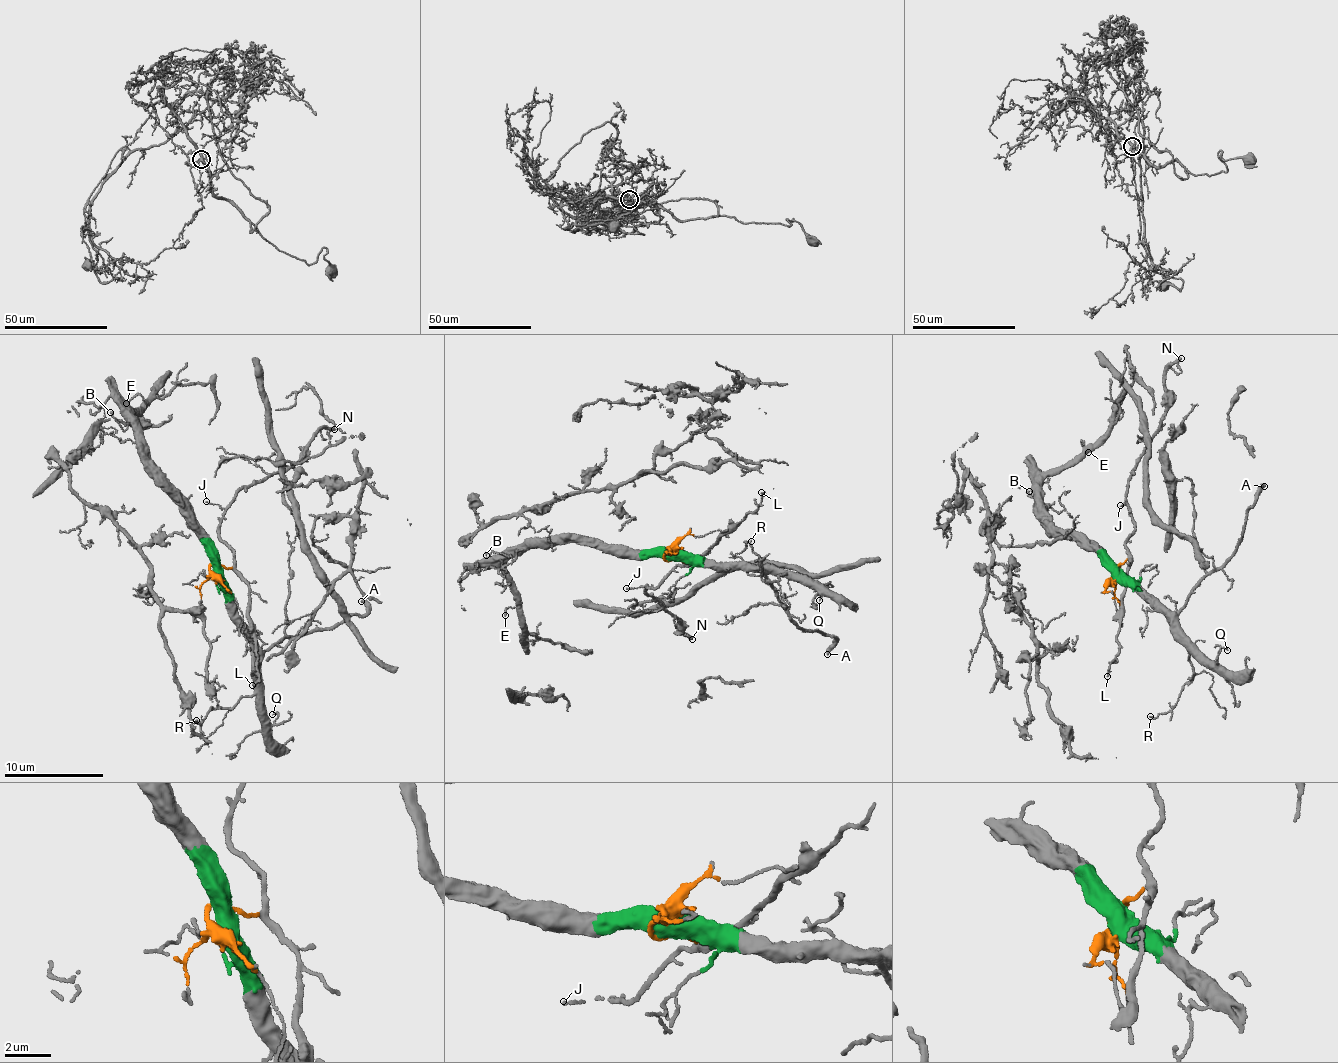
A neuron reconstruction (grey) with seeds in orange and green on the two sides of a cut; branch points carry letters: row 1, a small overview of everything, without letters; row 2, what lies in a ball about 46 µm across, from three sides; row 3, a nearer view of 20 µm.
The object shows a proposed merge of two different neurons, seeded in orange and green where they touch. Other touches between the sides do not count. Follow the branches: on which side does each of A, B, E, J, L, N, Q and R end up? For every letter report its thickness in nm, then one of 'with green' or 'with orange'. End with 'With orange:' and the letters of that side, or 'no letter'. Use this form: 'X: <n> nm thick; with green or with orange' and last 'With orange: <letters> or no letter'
A: 280 nm thick; with green
B: 140 nm thick; with green
E: 120 nm thick; with green
J: 110 nm thick; with orange
L: 150 nm thick; with orange
N: 180 nm thick; with orange
Q: 100 nm thick; with green
R: 130 nm thick; with green
With orange: J, L, N

